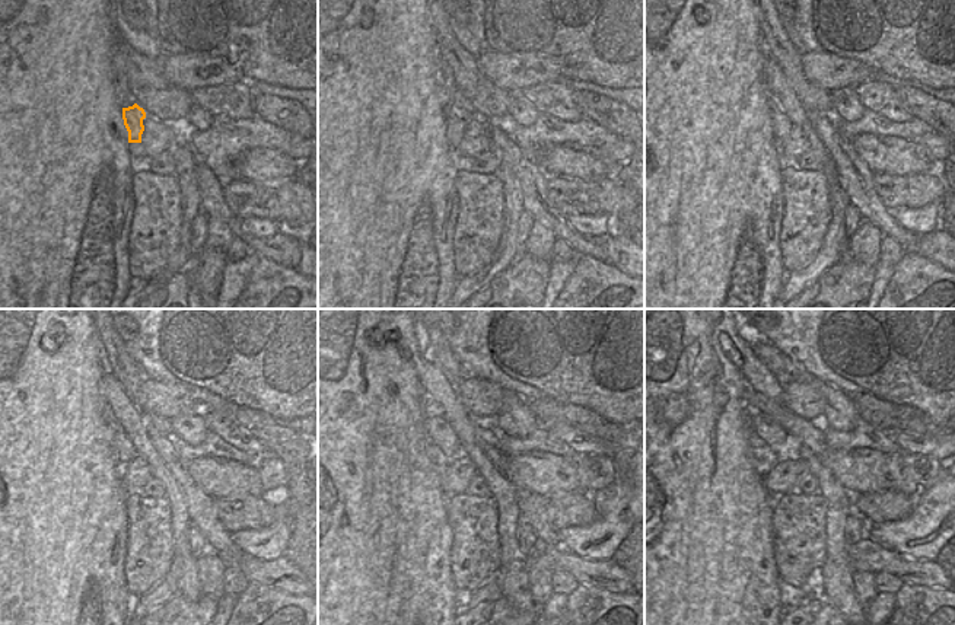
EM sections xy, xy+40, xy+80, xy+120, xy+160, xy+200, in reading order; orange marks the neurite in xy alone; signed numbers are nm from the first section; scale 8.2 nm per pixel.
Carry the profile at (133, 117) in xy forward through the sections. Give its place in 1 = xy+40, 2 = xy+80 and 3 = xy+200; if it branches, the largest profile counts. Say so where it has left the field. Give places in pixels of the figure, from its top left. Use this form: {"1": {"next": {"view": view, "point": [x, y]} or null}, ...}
{"1": {"next": {"view": "xy+40", "point": [455, 127]}}, "2": {"next": {"view": "xy+80", "point": [780, 124]}}, "3": {"next": {"view": "xy+200", "point": [767, 429]}}}

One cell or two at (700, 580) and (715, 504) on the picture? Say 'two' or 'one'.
one

